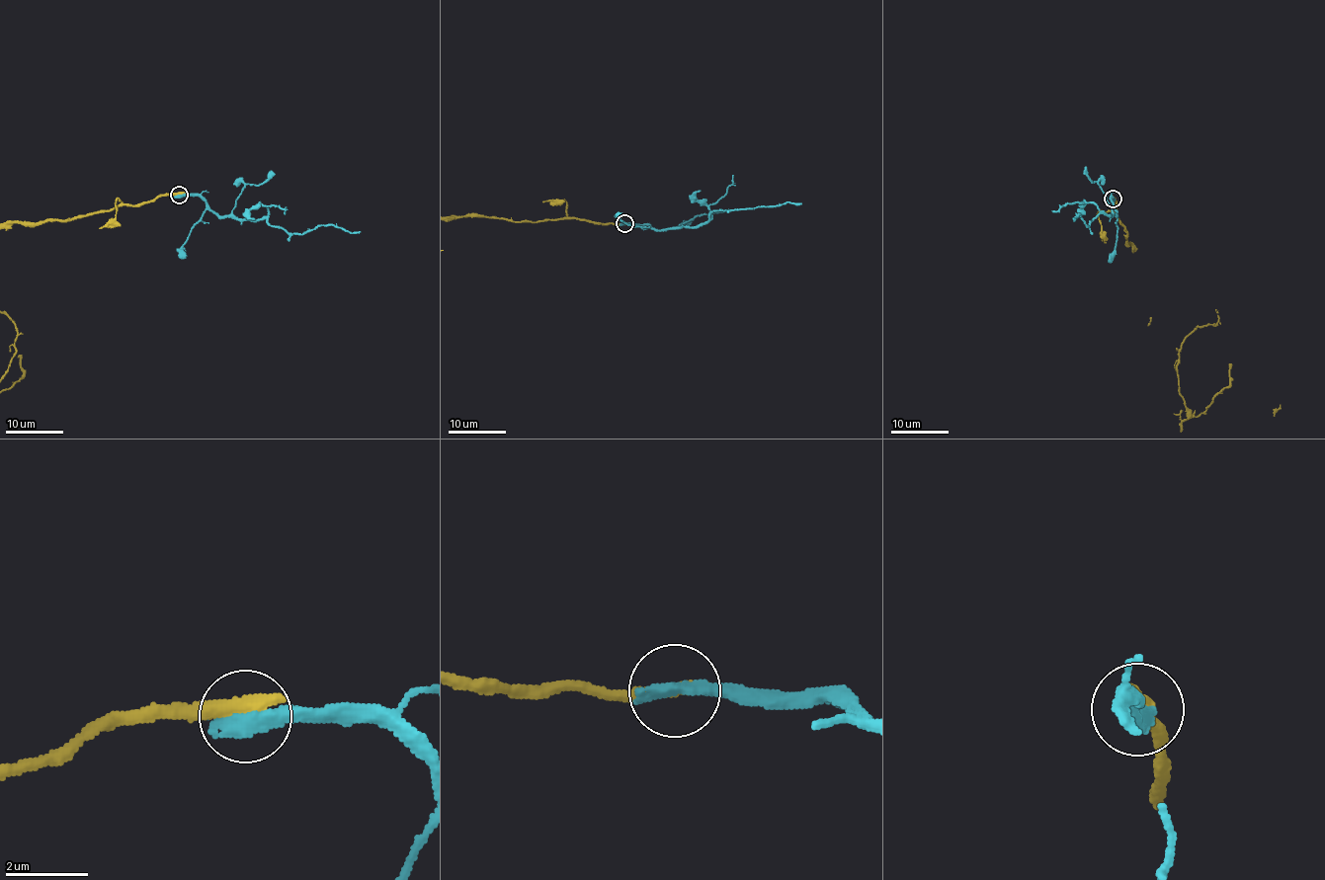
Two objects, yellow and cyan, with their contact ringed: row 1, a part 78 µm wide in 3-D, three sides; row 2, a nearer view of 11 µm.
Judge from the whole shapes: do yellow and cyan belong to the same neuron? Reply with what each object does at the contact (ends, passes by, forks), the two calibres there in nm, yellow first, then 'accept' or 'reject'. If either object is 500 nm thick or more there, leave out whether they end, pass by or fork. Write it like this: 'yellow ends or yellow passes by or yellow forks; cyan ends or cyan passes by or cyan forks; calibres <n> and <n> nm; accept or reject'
yellow ends; cyan ends; calibres 420 and 480 nm; reject

